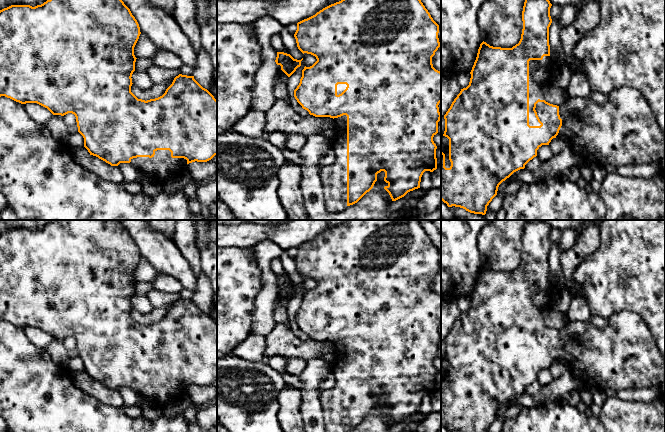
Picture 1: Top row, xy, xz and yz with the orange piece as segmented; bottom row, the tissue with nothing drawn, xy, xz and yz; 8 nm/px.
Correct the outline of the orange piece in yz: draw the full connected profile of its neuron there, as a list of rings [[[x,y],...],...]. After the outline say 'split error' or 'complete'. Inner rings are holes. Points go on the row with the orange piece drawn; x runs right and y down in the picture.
[[[525,0],[522,11],[523,29],[521,39],[519,43],[512,48],[493,47],[484,41],[480,44],[476,60],[470,72],[471,78],[469,85],[466,88],[461,89],[460,93],[454,99],[450,108],[444,115],[445,131],[444,134],[441,135],[441,200],[446,203],[448,207],[460,207],[470,213],[485,215],[487,206],[497,195],[499,185],[514,172],[524,169],[525,165],[537,156],[537,150],[542,145],[549,145],[551,140],[556,137],[566,139],[568,145],[578,149],[581,159],[593,166],[604,167],[606,165],[612,165],[619,167],[626,165],[651,164],[654,162],[662,162],[665,158],[665,134],[661,131],[654,113],[650,109],[645,98],[635,88],[624,86],[613,90],[609,94],[607,102],[604,104],[598,104],[590,97],[570,97],[568,101],[560,107],[545,101],[543,87],[546,84],[552,83],[560,66],[550,56],[549,27],[552,23],[550,16],[551,6],[552,4],[549,0]]] | split error

